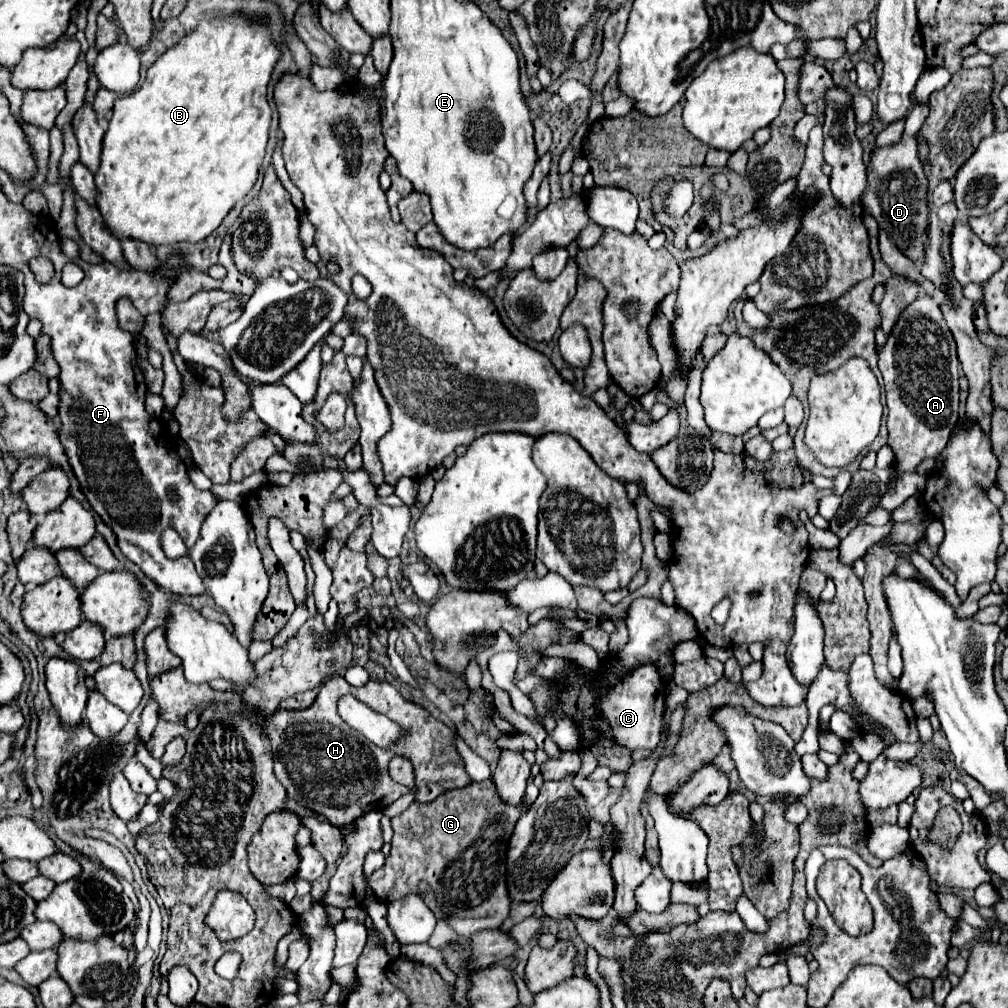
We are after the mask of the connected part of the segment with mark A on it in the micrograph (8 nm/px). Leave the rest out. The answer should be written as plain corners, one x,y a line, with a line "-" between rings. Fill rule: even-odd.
920,294
900,312
886,344
878,352
878,368
884,376
890,410
888,446
894,452
894,466
888,488
894,490
902,472
916,472
924,458
936,458
946,448
960,420
956,342
932,296

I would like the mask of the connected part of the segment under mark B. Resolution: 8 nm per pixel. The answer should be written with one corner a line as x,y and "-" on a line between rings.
240,14
236,16
228,16
228,20
204,20
204,24
200,24
200,28
196,28
196,32
188,32
188,36
184,36
184,40
180,40
180,44
176,44
176,48
170,48
168,52
164,52
154,66
148,68
146,80
140,88
136,88
132,94
128,96
120,96
114,102
112,108
112,118
108,122
108,130
104,134
102,140
102,156
100,156
100,168
94,174
94,182
96,182
96,206
104,218
106,228
112,232
112,236
116,236
118,240
140,240
146,242
148,246
162,246
162,244
176,244
176,242
200,242
206,236
210,236
224,220
224,216
232,210
232,206
246,196
246,192
254,186
262,158
264,158
264,150
266,150
266,142
268,142
268,128
270,128
270,118
272,118
272,110
268,108
268,100
266,100
266,88
268,88
268,80
272,76
272,68
280,58
280,50
274,44
270,30
264,22
246,22
242,20

